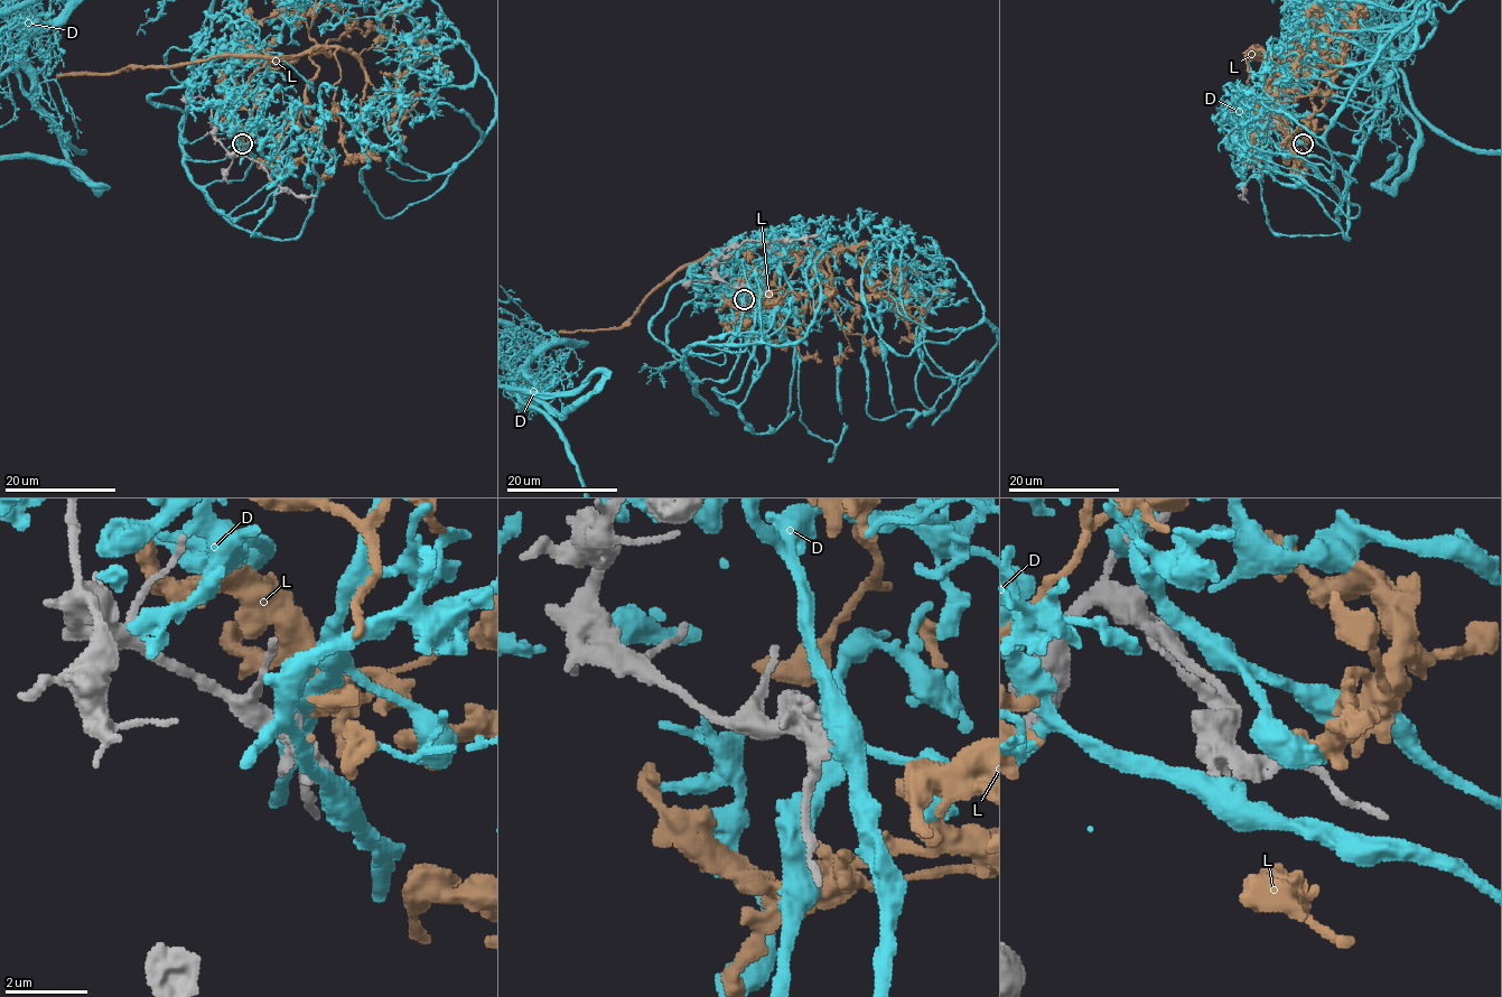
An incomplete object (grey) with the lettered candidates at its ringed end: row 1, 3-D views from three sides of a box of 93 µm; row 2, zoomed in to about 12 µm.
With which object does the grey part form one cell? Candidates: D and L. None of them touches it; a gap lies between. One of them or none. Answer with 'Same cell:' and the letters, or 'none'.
Same cell: none

